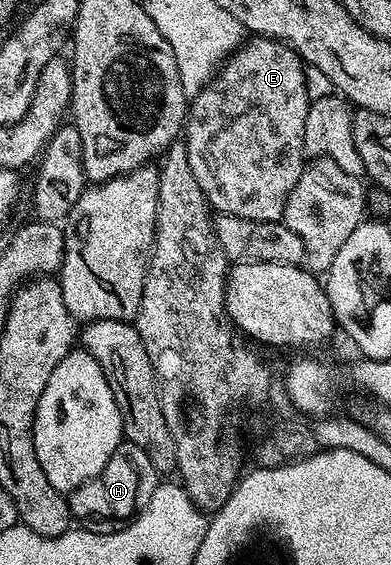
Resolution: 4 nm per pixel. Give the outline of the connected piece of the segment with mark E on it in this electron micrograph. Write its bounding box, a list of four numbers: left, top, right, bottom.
[185,35,311,222]

